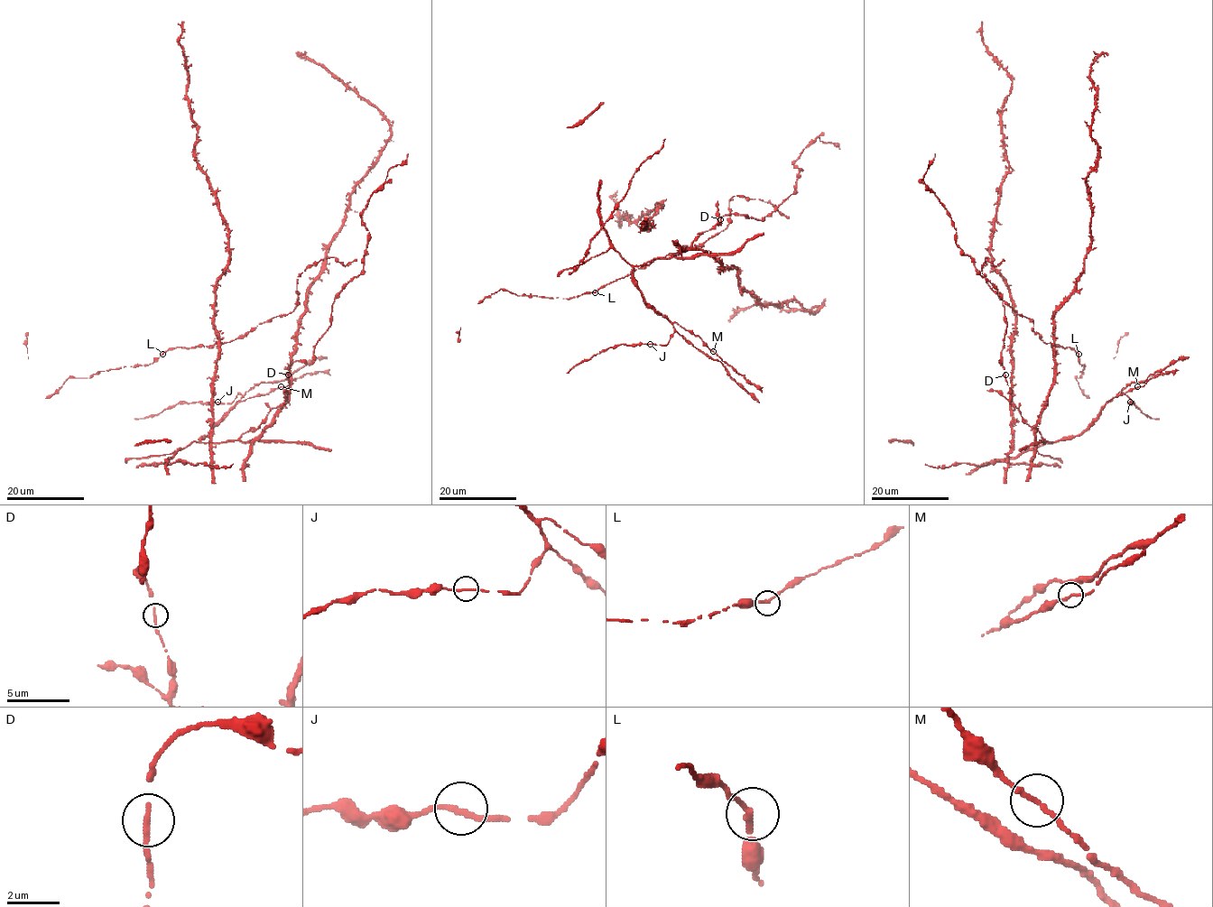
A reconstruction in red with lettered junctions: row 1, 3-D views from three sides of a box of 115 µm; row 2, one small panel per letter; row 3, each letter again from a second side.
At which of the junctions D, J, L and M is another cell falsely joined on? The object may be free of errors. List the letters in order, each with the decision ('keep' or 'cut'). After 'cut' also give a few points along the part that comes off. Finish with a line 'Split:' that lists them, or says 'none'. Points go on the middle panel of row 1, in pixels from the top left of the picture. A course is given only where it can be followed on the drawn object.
D: keep
J: keep
L: keep
M: keep
Split: none

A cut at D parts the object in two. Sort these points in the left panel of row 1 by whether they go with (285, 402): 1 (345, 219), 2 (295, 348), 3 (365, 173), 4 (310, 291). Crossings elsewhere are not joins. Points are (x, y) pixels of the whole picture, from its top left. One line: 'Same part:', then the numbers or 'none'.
Same part: 1, 2, 3, 4

